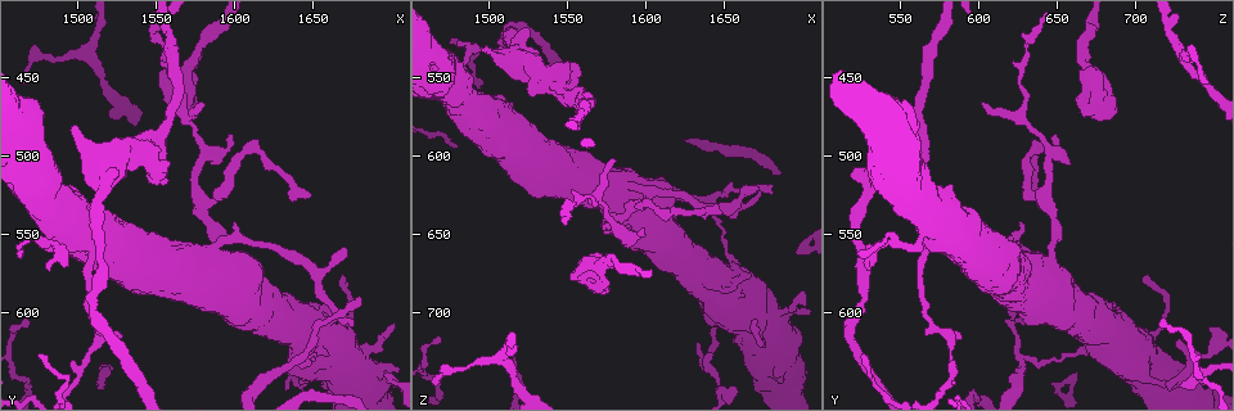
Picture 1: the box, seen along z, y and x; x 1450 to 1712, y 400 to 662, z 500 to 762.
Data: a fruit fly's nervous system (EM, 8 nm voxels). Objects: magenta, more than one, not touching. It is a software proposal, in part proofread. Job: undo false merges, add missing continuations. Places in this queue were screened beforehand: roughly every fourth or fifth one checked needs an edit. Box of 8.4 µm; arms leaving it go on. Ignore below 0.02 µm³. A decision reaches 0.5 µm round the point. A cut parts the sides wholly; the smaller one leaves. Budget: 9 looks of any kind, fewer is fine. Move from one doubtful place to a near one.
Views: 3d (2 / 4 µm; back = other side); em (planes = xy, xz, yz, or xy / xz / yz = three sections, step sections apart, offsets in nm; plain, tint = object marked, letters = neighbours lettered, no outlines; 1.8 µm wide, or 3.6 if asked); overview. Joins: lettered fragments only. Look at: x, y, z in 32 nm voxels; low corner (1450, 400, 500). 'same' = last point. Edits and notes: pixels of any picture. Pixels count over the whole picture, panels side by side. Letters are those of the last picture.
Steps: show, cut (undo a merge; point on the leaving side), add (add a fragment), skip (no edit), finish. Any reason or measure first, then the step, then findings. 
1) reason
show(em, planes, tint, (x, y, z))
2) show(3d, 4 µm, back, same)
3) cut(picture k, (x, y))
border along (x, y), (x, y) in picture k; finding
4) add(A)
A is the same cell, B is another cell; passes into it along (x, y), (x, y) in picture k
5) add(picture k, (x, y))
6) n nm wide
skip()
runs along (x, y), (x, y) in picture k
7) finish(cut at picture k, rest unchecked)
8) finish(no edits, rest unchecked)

show(em, xy, step 16, tint, (1646, 630, 646))

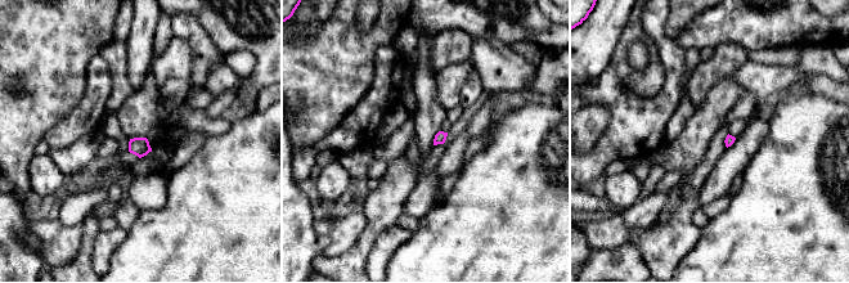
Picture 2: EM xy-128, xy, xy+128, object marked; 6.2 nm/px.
show(em, planes, letters, same)

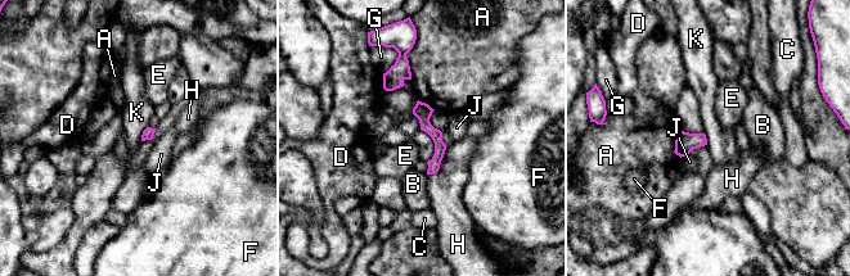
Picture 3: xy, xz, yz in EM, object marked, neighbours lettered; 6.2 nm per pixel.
70 nm wide
cut(picture 3, (401, 36))
A, B, C, D, E, F, G, H, J and K are other cells; border along (399, 53), (401, 71), (405, 76) in picture 3; a second neuron is stuck on

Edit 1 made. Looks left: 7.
an open end
show(em, planes, letters, (1598, 488, 648))

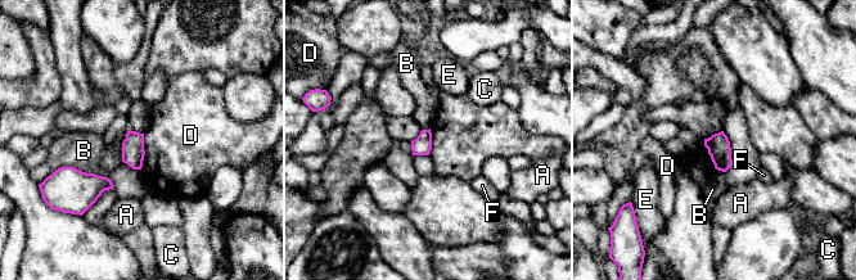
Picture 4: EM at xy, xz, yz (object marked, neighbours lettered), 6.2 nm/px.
skip()
A, B, C, D, E and F are other cells; border along (144, 134), (144, 159), (140, 168) in picture 4; none of them fits

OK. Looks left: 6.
free end
show(3d, 4 µm, (1554, 446, 674))

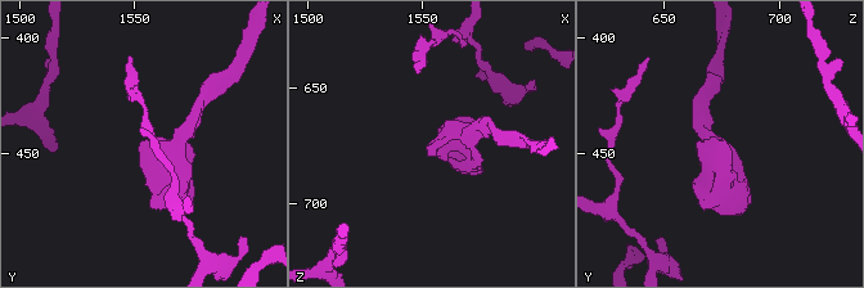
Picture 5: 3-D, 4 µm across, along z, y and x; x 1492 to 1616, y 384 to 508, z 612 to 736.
now the EM
show(em, xz, step 16, tint, (1553, 446, 674))

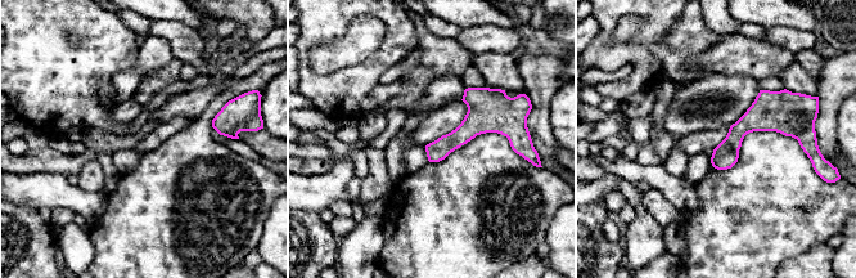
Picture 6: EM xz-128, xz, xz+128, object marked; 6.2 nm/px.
another direction
show(em, xy, step 16, letters, same)

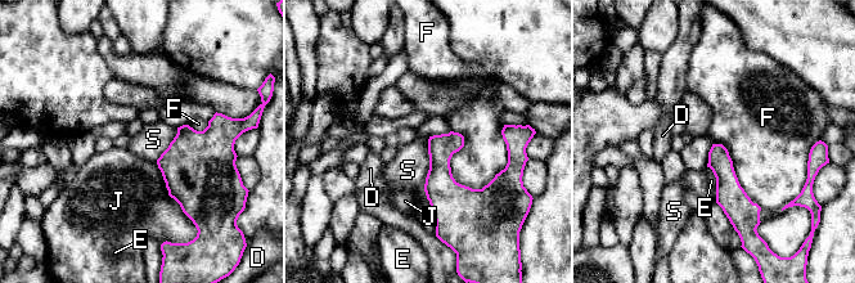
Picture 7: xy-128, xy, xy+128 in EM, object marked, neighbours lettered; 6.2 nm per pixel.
F touches over 480 nm
skip()
D, E, F, J and S are other cells; border along (430, 136), (428, 173), (423, 188) in picture 7; no lettered fragment goes on from it

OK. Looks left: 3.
finish(cut at picture 3, rest unchecked)

